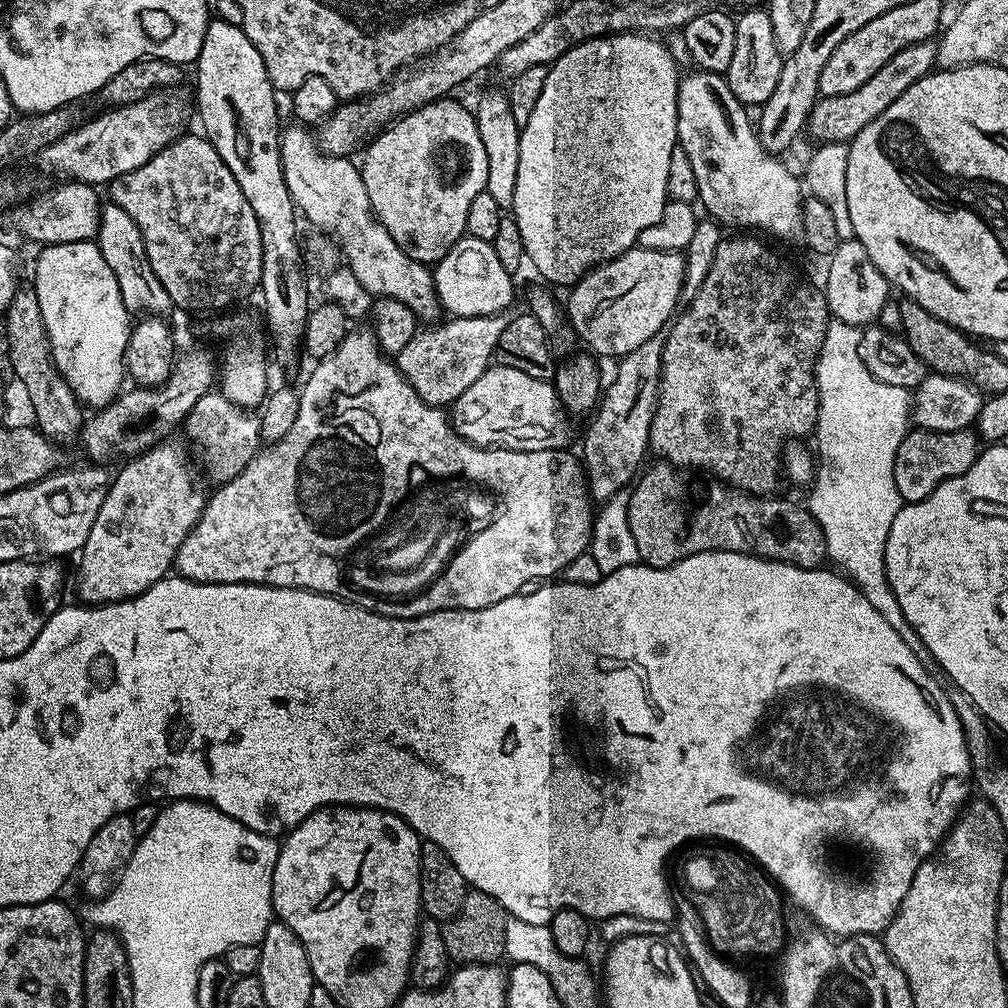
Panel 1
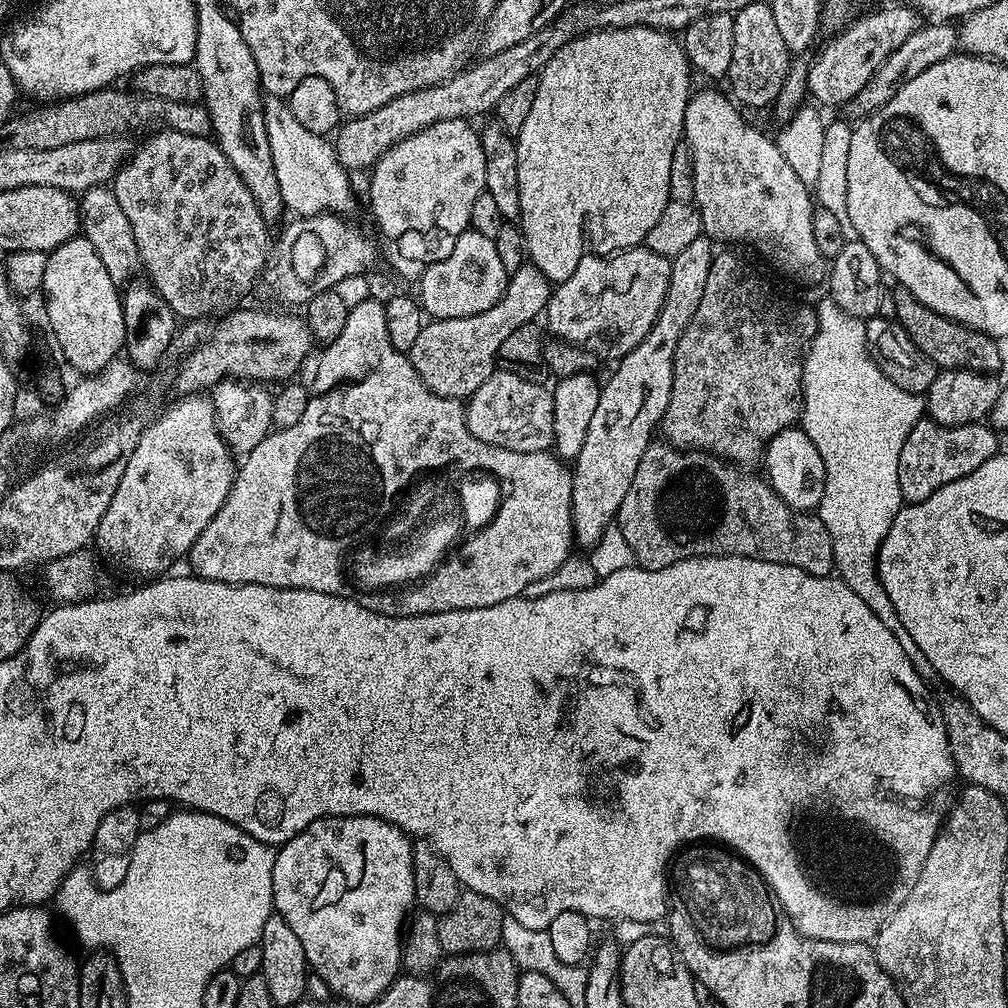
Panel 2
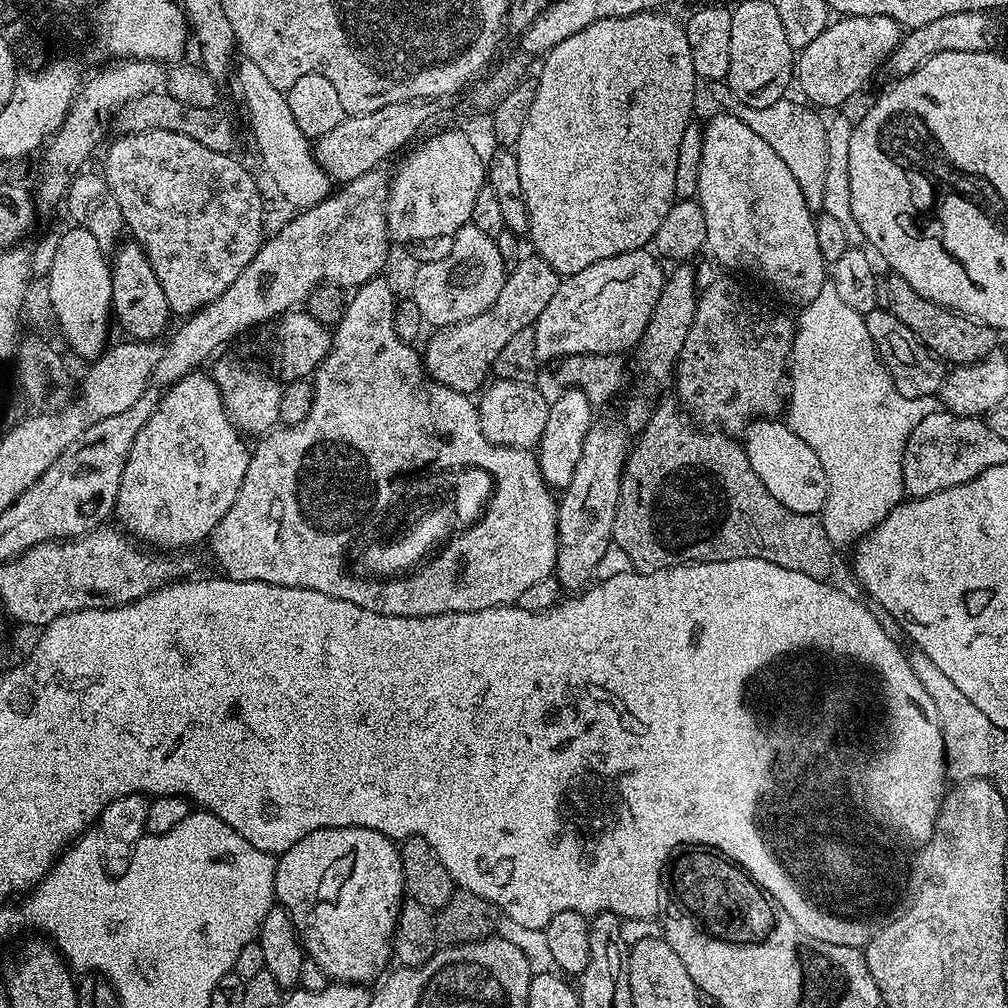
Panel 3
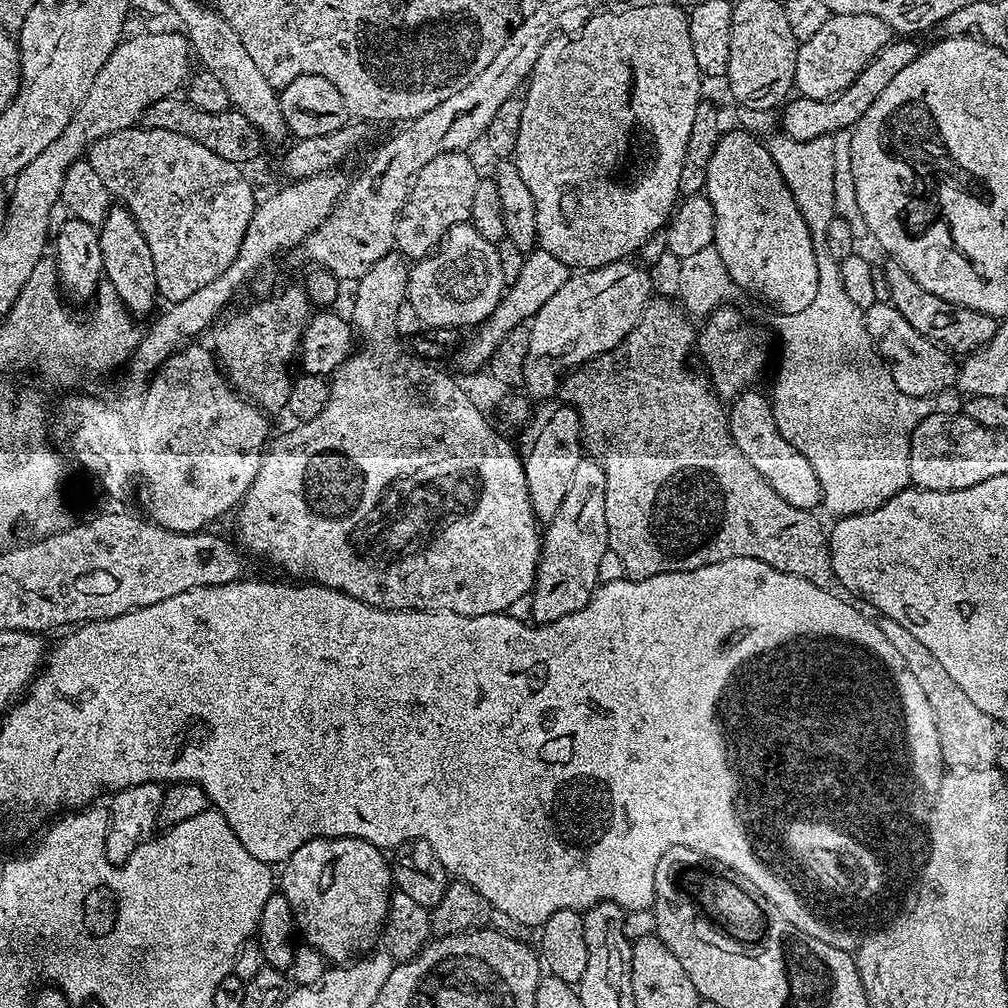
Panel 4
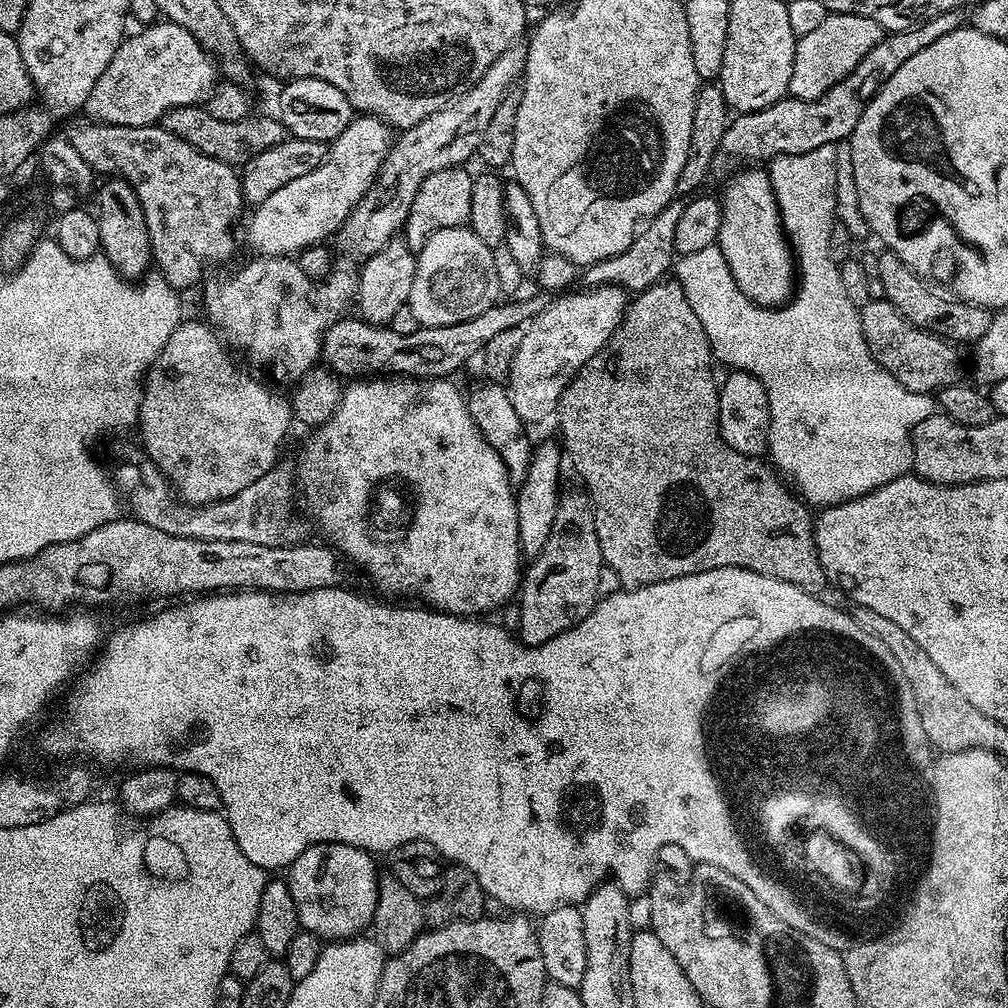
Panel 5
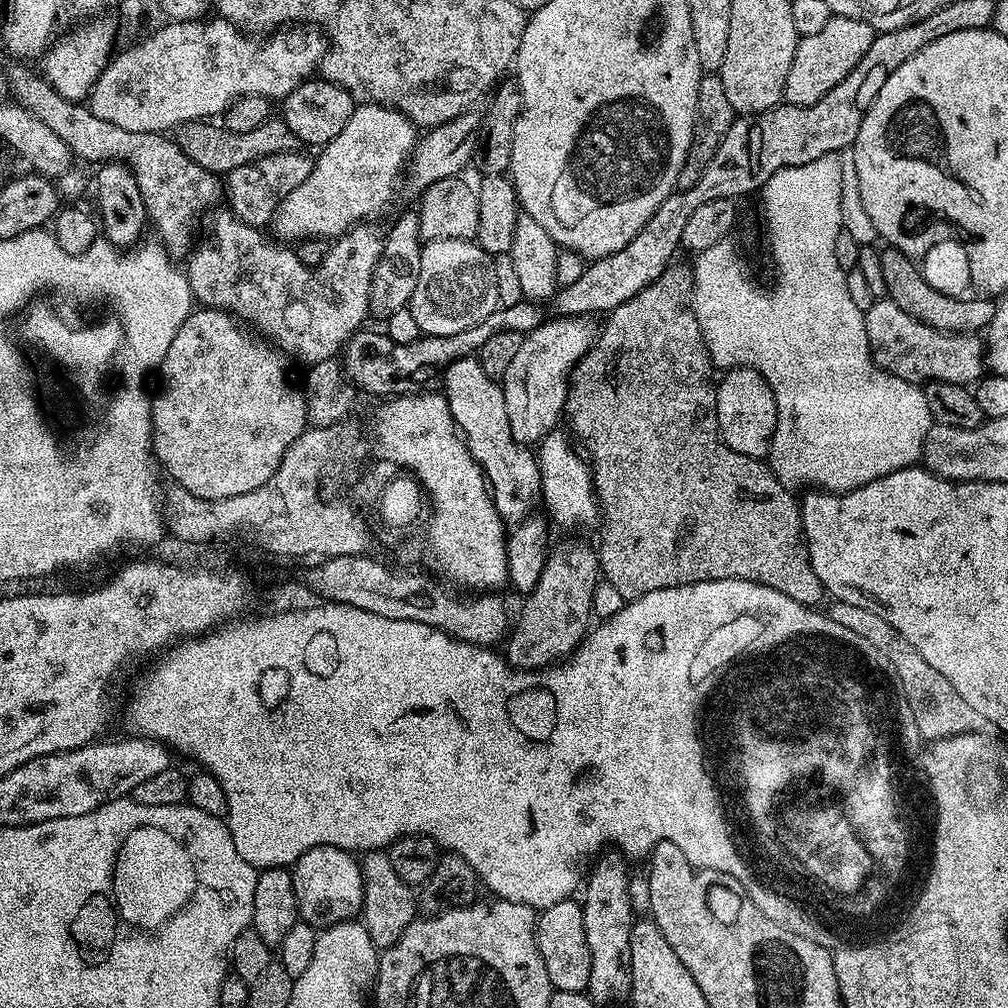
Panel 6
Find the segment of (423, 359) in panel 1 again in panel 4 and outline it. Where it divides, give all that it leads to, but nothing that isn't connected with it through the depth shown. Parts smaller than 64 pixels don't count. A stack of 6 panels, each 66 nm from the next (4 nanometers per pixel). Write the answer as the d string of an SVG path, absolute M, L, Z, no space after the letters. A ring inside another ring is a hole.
M539 246L531 249L525 255L518 278L512 284L507 285L504 295L500 298L500 305L490 313L483 324L469 335L473 336L465 344L463 341L455 349L454 357L456 356L457 366L464 372L476 372L479 368L481 371L494 354L498 342L502 342L502 338L506 338L506 334L510 330L531 321L536 312L542 310L542 306L546 306L547 300L567 282L569 275L569 268L562 262L558 262L558 258L554 258L554 254L550 254Z

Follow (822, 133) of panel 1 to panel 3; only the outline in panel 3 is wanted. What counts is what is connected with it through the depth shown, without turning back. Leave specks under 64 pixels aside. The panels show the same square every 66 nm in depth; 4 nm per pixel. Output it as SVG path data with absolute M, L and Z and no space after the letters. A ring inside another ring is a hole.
M963 12L962 14L945 14L944 17L934 22L926 22L926 26L907 29L901 35L900 45L888 56L884 63L883 71L889 72L892 78L909 76L922 66L934 54L949 52L950 50L966 50L967 52L987 52L995 49L996 45L996 24L993 17L987 12Z

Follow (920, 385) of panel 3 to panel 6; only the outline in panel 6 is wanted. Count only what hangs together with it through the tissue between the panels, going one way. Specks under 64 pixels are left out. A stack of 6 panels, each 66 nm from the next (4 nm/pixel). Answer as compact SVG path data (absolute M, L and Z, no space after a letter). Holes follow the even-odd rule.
M878 298L868 307L864 314L864 325L866 326L868 349L874 363L882 370L886 370L906 382L923 386L929 380L937 380L940 384L972 386L985 375L986 344L979 335L934 330L930 326L926 326L926 322L906 314L906 310L902 310L902 306L898 306L893 300L887 298Z

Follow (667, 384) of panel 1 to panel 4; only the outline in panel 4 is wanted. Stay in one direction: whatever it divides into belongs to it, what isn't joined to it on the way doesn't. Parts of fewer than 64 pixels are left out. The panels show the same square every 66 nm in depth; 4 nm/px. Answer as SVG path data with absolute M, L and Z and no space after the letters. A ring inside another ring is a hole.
M732 306L717 308L703 321L704 329L699 329L694 345L695 351L700 351L707 379L716 395L721 398L735 398L741 392L751 389L768 360L768 348L764 345L759 330L754 325L747 324L738 309L728 307Z

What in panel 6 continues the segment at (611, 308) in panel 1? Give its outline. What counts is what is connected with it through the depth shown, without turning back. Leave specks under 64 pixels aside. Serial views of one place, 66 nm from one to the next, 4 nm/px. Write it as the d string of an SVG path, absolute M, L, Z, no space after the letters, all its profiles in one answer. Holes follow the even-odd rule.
M556 316L545 319L534 331L524 336L518 354L514 354L502 378L510 431L517 443L539 445L540 441L557 427L566 412L568 386L572 371L592 349L594 332L575 316Z

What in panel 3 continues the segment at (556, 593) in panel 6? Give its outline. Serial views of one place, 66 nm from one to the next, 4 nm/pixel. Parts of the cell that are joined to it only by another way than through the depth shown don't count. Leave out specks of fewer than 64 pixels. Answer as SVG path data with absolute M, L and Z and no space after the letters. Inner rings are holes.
M593 423L586 434L586 442L582 442L582 458L574 469L574 478L570 478L570 486L562 490L556 510L558 550L554 576L555 579L560 579L562 587L572 588L568 590L589 587L595 567L612 544L620 479L629 451L630 436L628 440L628 432L620 424Z

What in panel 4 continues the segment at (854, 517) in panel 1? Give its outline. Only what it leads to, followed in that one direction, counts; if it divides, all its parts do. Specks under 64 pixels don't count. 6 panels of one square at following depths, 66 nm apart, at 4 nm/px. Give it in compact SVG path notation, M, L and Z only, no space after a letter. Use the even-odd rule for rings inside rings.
M823 250L817 251L816 261L818 262L818 292L814 294L814 302L810 302L810 306L806 306L806 310L793 316L784 316L781 319L780 365L776 368L776 381L772 384L772 392L770 391L770 403L778 434L790 446L794 446L794 449L798 450L802 457L806 458L806 461L810 462L818 476L818 482L821 484L823 510L828 511L832 518L839 518L872 512L878 506L882 506L882 502L894 498L894 494L898 494L903 488L912 484L910 478L910 438L914 434L918 422L922 422L922 418L926 418L934 411L934 404L929 397L902 394L902 390L898 390L898 386L894 386L894 378L890 378L888 367L880 359L876 347L872 344L872 339L868 336L868 331L864 325L863 311L858 306L854 306L853 300L848 297L846 290L842 287L839 263L831 254Z

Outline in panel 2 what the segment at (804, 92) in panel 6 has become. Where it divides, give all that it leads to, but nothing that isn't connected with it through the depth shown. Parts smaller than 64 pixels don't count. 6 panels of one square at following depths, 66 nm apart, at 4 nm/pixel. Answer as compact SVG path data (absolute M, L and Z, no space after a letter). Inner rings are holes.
M915 7L908 8L880 8L877 12L872 12L869 16L853 19L847 28L836 33L827 41L828 45L816 56L816 61L808 64L808 90L817 105L840 104L847 106L870 82L874 70L914 34L922 23L921 13L917 12Z

